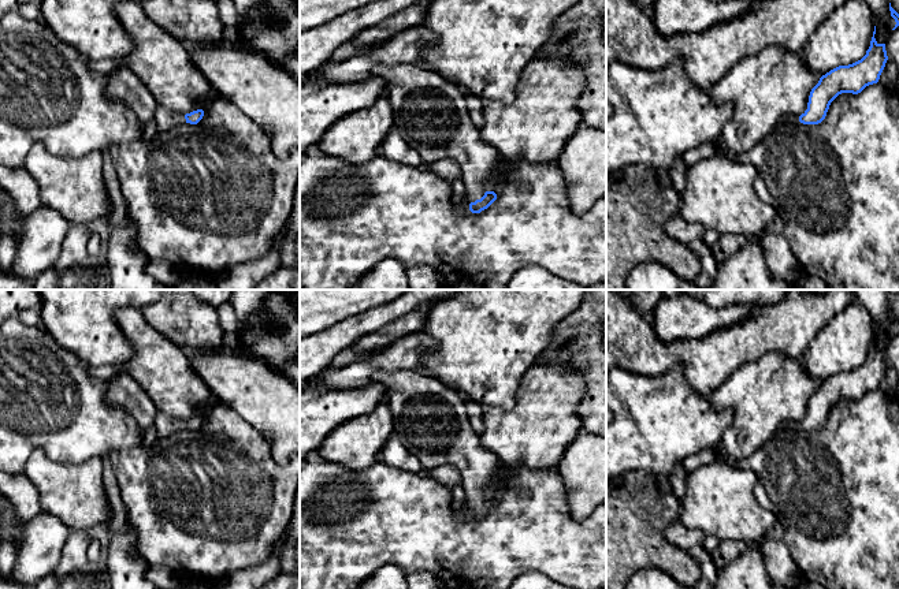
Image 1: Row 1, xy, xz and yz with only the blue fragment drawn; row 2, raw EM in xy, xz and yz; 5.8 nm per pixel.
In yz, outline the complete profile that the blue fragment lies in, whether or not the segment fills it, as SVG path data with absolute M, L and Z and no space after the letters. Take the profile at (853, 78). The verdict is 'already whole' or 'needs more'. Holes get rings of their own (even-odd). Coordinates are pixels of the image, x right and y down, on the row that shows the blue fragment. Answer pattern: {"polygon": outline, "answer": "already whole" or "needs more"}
{"polygon": "M876 26L870 46L866 55L848 66L839 66L825 75L811 89L807 109L800 116L785 115L780 124L800 122L803 124L821 123L829 109L831 102L842 93L861 93L866 86L877 83L888 60L885 44L878 44L874 38Z", "answer": "needs more"}

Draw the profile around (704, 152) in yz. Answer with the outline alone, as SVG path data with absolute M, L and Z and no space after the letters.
M714 143L702 145L699 148L686 152L681 157L687 167L696 164L698 161L710 159L720 154L718 148Z

